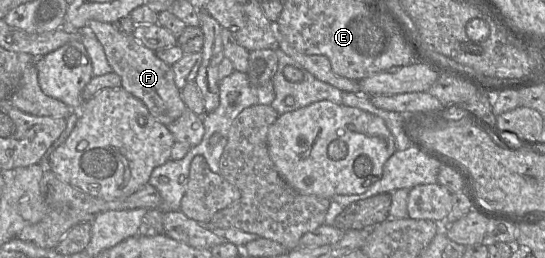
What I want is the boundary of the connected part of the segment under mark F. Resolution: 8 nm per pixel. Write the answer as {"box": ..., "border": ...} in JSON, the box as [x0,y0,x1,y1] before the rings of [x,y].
{"box":[87,20,187,126],"border":[[[91,20],[87,25],[101,43],[113,72],[120,76],[121,88],[141,100],[152,117],[168,126],[183,114],[187,106],[175,85],[172,67],[158,58],[155,51],[142,45],[133,35],[119,32],[112,23]]]}

